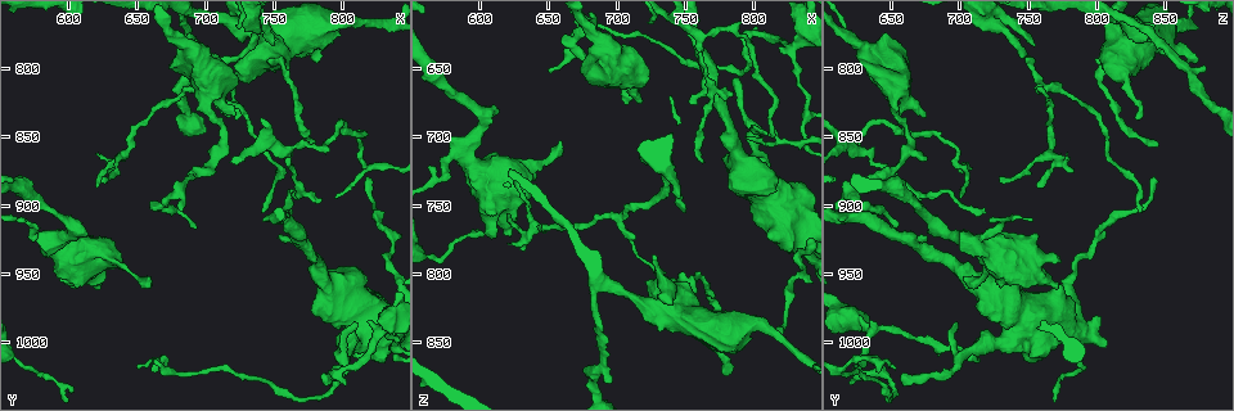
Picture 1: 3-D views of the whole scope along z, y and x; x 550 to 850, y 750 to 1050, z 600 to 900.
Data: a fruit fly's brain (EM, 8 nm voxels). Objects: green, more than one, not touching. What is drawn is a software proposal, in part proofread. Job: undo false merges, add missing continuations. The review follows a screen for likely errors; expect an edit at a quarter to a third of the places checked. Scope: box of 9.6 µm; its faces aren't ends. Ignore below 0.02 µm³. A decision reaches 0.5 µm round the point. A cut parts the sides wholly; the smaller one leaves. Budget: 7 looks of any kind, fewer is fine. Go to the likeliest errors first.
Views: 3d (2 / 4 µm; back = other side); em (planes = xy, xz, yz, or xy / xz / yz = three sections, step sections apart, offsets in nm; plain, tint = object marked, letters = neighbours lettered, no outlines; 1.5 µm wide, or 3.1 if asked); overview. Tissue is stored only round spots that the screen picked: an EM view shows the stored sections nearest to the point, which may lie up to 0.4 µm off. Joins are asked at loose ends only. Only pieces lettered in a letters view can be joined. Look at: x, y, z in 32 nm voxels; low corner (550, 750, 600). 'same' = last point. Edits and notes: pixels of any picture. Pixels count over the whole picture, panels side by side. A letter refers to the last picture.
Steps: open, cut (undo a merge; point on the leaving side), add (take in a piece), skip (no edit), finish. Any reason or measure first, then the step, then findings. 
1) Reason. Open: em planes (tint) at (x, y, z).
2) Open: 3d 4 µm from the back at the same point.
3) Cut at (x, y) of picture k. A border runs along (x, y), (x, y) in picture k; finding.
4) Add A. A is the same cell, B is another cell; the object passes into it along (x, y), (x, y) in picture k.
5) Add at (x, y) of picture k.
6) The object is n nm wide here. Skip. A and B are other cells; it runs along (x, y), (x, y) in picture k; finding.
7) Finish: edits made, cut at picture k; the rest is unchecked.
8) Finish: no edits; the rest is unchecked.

Free end. Open: 3d 2 µm at (694, 916, 654).

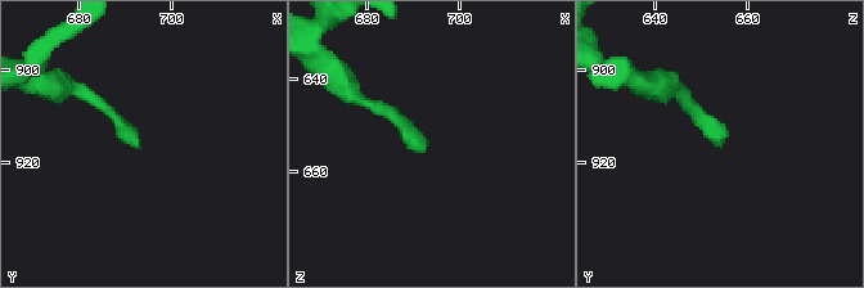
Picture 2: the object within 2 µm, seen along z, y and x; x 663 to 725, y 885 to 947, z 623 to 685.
Open: em planes (plain) at (693, 916, 655).

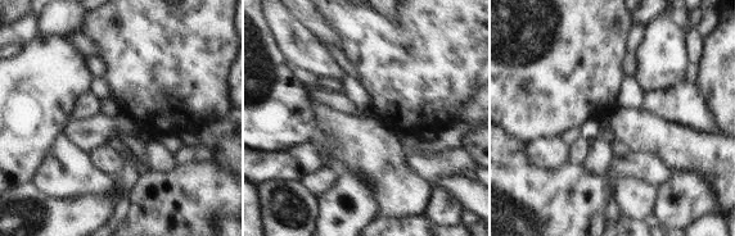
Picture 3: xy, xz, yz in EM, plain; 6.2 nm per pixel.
What lies round it. Open: em planes (letters) at the same point.

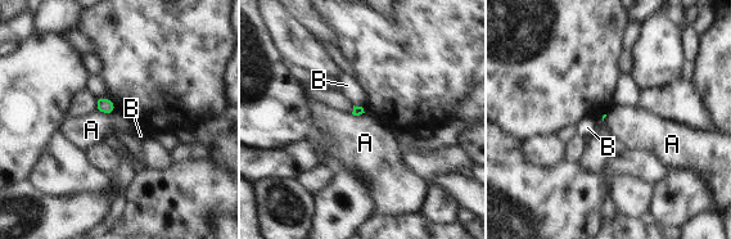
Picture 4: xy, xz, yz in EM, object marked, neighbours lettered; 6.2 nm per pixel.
Skip. A and B are other cells; a border runs along (116, 109), (111, 113), (96, 111) in picture 4; none of them fits.

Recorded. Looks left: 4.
A narrow waist. Open: em planes (letters) at (756, 860, 626).

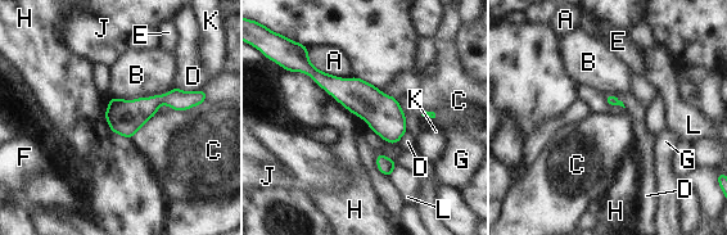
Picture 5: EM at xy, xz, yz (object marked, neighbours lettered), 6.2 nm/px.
Skip. A, B, C, D, E, F, G, H, J, K and L are other cells; one neuron here.

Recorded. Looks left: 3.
Tapers out. Open: 3d 4 µm from the back at (724, 836, 832).

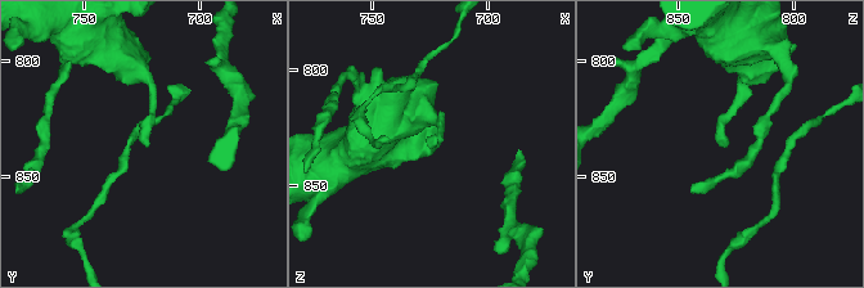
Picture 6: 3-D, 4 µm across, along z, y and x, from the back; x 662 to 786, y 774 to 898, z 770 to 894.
Open: em planes (letters) at (723, 838, 831).

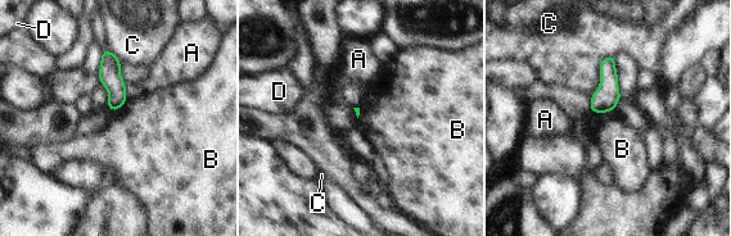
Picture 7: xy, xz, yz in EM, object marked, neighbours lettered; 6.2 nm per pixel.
Skip. A, B, C and D are other cells; a border runs along (613, 110), (595, 114) in picture 7; no lettered piece goes on from it.

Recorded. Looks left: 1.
Finish: no edits; the rest is unchecked.

